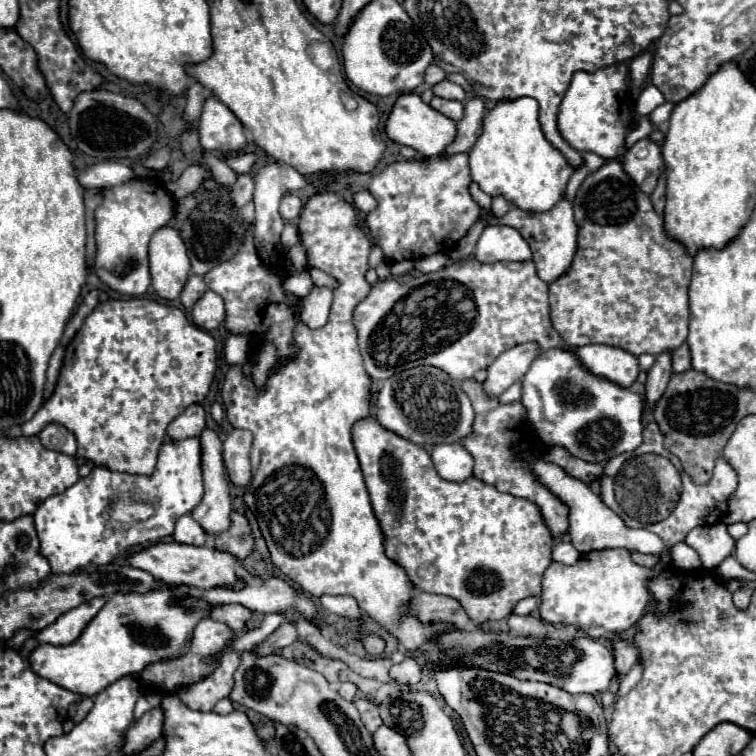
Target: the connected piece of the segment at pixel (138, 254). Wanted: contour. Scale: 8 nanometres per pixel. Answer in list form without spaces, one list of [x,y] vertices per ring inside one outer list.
[[[135,179],[131,183],[105,189],[103,203],[95,209],[95,239],[97,239],[97,257],[95,273],[111,289],[121,295],[139,297],[151,285],[149,265],[147,265],[147,243],[151,235],[169,223],[173,217],[173,199],[165,191],[163,183]]]

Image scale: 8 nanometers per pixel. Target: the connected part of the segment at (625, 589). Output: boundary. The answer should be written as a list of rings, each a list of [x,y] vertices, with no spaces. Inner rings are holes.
[[[605,549],[581,555],[581,559],[567,567],[561,563],[551,563],[543,573],[543,589],[539,615],[543,621],[557,625],[575,625],[583,629],[589,637],[605,637],[609,633],[627,631],[635,625],[647,611],[651,601],[649,579],[655,571],[637,565],[627,549]]]

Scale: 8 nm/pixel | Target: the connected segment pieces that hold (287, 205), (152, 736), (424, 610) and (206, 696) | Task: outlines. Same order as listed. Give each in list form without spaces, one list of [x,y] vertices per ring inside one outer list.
[[[285,195],[285,197],[281,199],[279,213],[281,213],[281,217],[283,217],[283,219],[291,221],[291,219],[297,219],[297,217],[299,217],[301,207],[303,207],[303,203],[301,203],[301,199],[299,199],[299,197],[295,197],[295,195]]]
[[[161,709],[147,711],[139,721],[135,721],[133,727],[127,729],[121,755],[139,755],[139,751],[151,747],[151,743],[155,743],[155,739],[161,737],[161,725],[163,725]]]
[[[415,591],[411,601],[411,613],[419,617],[421,623],[451,623],[457,629],[467,629],[471,619],[463,611],[457,599],[447,595],[431,595],[425,591]]]
[[[227,643],[223,647],[221,665],[205,681],[179,691],[177,693],[179,699],[195,711],[203,711],[203,713],[211,711],[219,699],[223,699],[231,693],[233,673],[237,669],[237,665],[239,665],[239,655],[235,655],[235,651],[231,651],[231,643]]]

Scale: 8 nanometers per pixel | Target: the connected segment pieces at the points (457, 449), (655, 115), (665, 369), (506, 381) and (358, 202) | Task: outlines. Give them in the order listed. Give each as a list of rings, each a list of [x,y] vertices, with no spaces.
[[[459,443],[435,445],[431,459],[437,473],[447,481],[461,483],[473,475],[473,457]]]
[[[663,103],[663,105],[659,105],[659,107],[649,115],[649,121],[651,121],[653,125],[663,125],[663,123],[669,119],[671,109],[673,109],[671,103]]]
[[[663,351],[655,357],[653,367],[647,371],[647,383],[645,383],[645,391],[647,391],[647,401],[651,405],[657,403],[657,399],[663,395],[669,377],[671,377],[673,369],[671,369],[671,353]]]
[[[531,341],[503,351],[487,369],[489,371],[485,379],[487,395],[499,397],[509,385],[521,381],[523,375],[527,373],[527,367],[531,367],[537,355],[539,355],[539,345]]]
[[[359,191],[353,197],[353,205],[361,211],[361,213],[369,213],[375,209],[375,197],[369,191]]]

